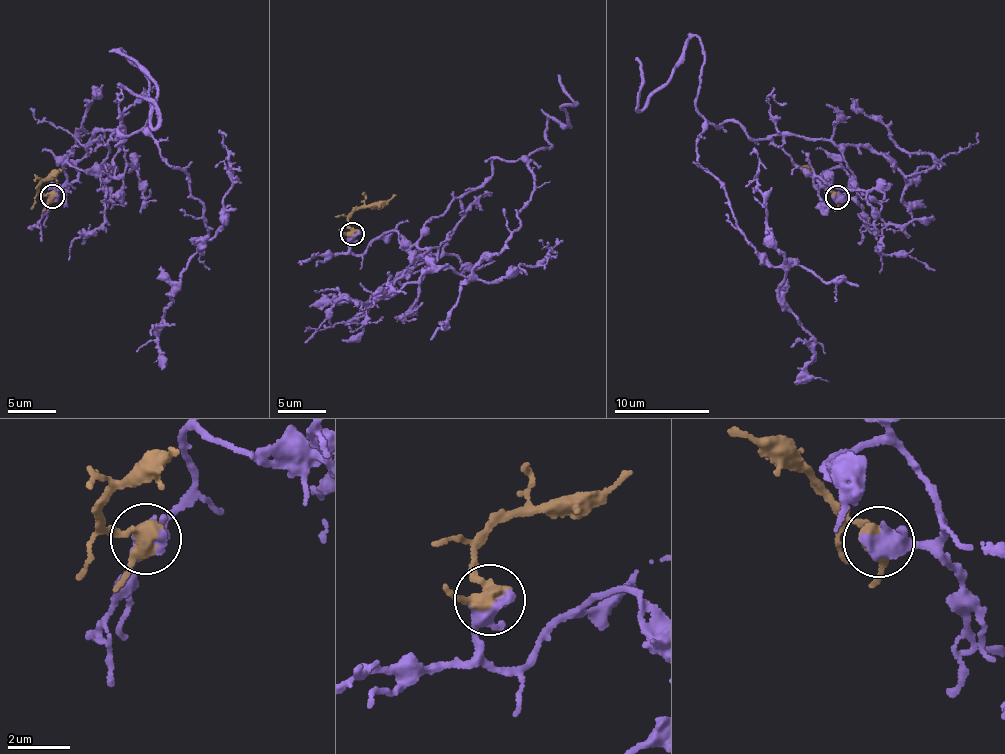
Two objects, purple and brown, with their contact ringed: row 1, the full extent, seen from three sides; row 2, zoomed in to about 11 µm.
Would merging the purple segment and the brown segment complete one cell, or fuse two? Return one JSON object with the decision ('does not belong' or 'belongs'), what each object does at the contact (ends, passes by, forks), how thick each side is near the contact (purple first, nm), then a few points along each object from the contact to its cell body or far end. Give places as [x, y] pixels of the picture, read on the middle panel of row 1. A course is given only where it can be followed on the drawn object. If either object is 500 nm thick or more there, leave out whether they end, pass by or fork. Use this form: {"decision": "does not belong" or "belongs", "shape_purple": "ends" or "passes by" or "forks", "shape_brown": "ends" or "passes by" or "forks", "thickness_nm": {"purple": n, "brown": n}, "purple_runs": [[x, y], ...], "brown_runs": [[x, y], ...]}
{"decision": "belongs", "shape_purple": "passes by", "shape_brown": "passes by", "thickness_nm": {"purple": 480, "brown": 460}, "purple_runs": [[353, 234], [356, 254], [390, 231], [414, 245], [497, 157], [530, 161], [535, 189], [504, 249], [358, 310]], "brown_runs": [[353, 234], [351, 216], [362, 207], [380, 208], [396, 195]]}

